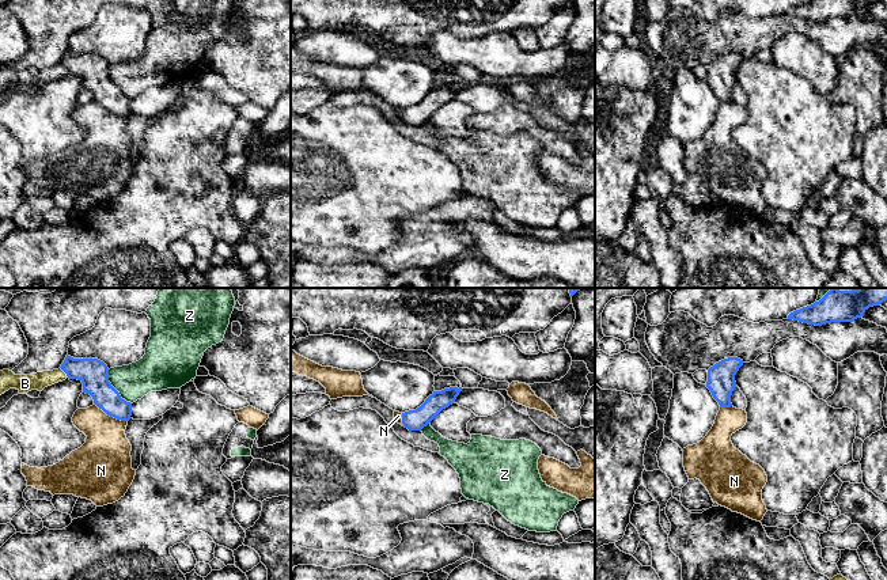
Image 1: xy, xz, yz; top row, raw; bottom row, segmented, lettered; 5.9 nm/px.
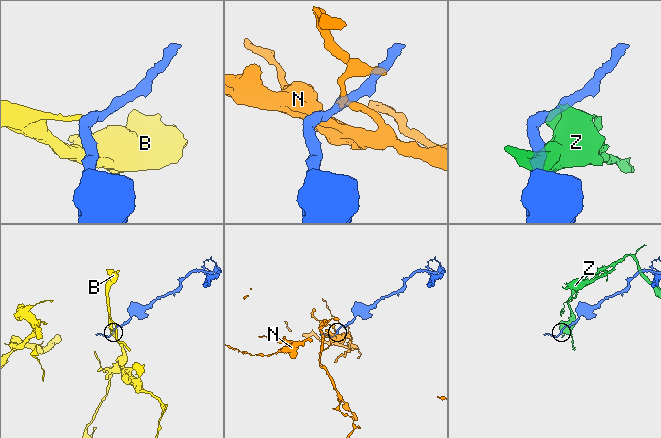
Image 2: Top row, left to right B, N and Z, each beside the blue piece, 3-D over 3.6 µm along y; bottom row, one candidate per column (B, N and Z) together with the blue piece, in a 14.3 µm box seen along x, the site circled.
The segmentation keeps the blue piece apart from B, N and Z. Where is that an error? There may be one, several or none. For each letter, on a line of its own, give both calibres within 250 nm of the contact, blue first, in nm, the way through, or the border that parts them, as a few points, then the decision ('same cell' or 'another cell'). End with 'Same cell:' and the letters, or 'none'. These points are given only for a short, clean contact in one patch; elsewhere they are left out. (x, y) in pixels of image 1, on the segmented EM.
B: 180/110 nm | along xy (60, 367), (68, 376) | another cell
N: 160/300 nm | along xy (94, 402), (107, 414), (127, 421) | another cell
Z: 180/220 nm | another cell
Same cell: none

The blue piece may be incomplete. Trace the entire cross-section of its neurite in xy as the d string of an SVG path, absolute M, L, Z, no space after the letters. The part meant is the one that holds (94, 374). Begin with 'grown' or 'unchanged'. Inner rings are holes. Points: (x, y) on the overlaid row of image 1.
unchanged | M67 355L60 367L69 379L83 383L83 393L90 394L94 403L107 416L121 421L129 421L132 403L121 398L120 393L109 382L109 368L98 359L73 359Z

